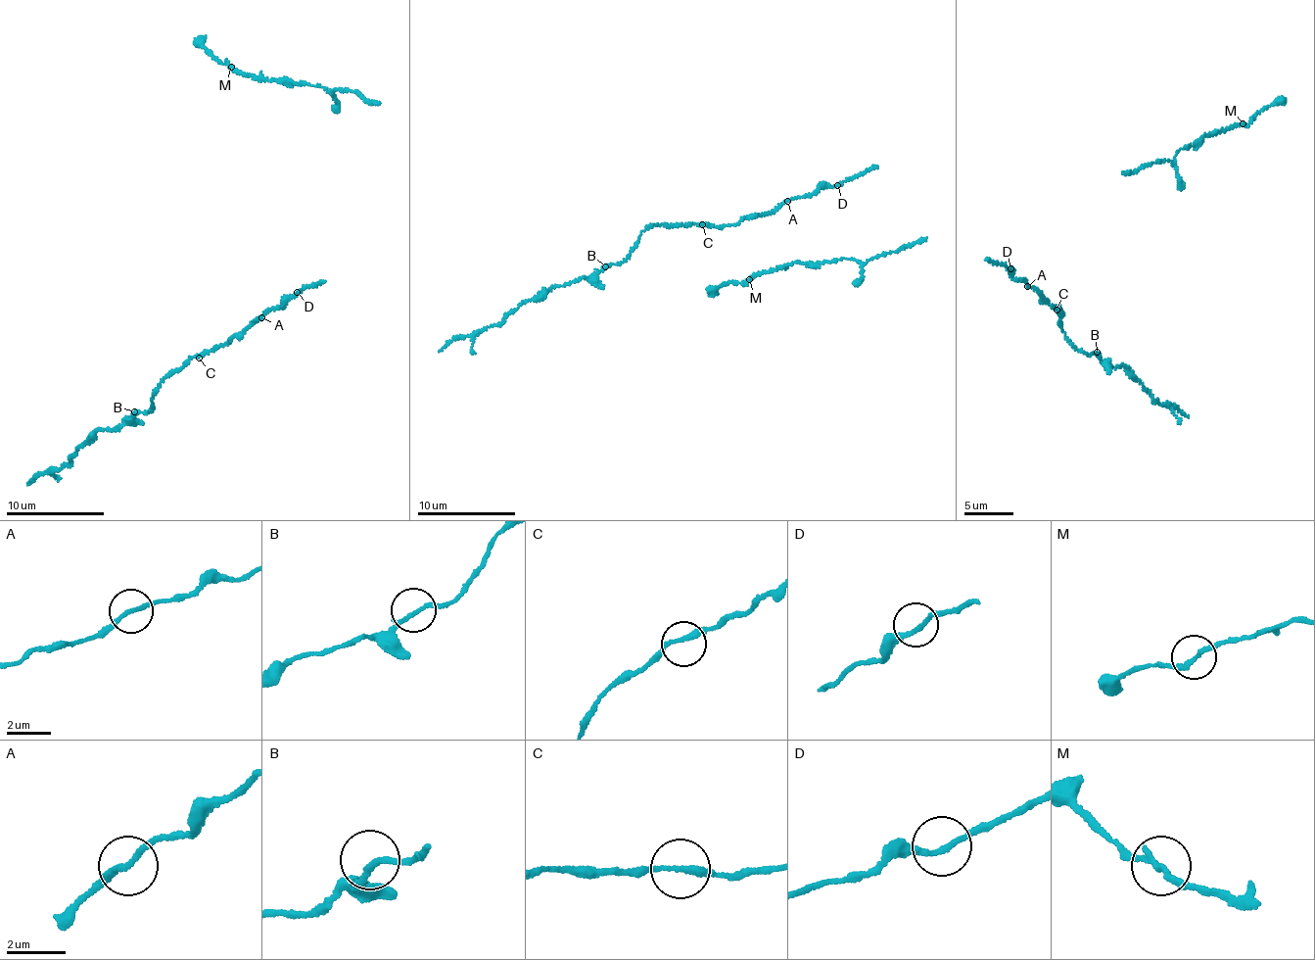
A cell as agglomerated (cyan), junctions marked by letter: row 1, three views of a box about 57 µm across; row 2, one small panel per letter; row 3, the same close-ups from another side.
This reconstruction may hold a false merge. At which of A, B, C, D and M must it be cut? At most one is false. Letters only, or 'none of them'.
none of them

